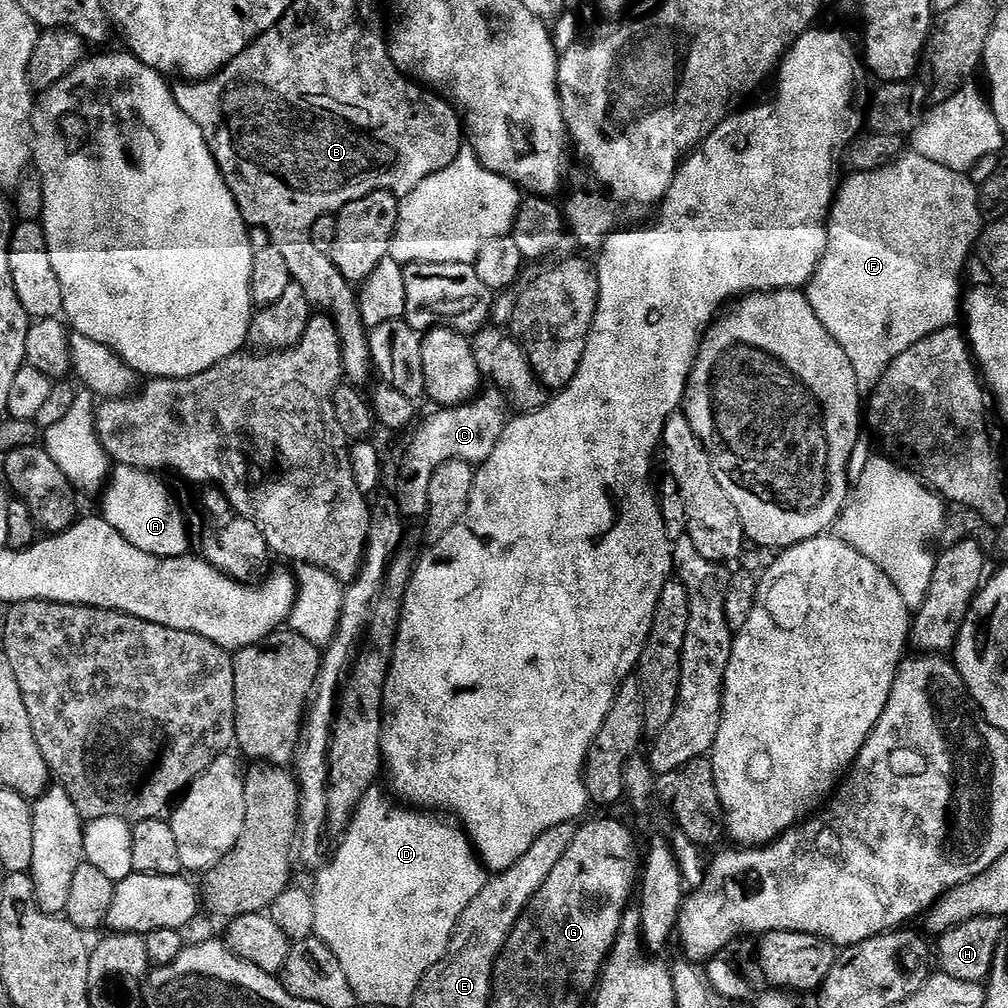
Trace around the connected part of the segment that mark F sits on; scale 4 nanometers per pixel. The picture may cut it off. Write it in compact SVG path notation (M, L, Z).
M913 151L878 170L853 171L851 175L839 185L832 201L828 245L818 270L806 285L806 295L814 314L818 314L818 322L846 350L858 390L871 394L898 354L906 354L914 342L957 323L956 315L962 312L960 275L965 275L982 235L980 193L965 173L946 169Z

